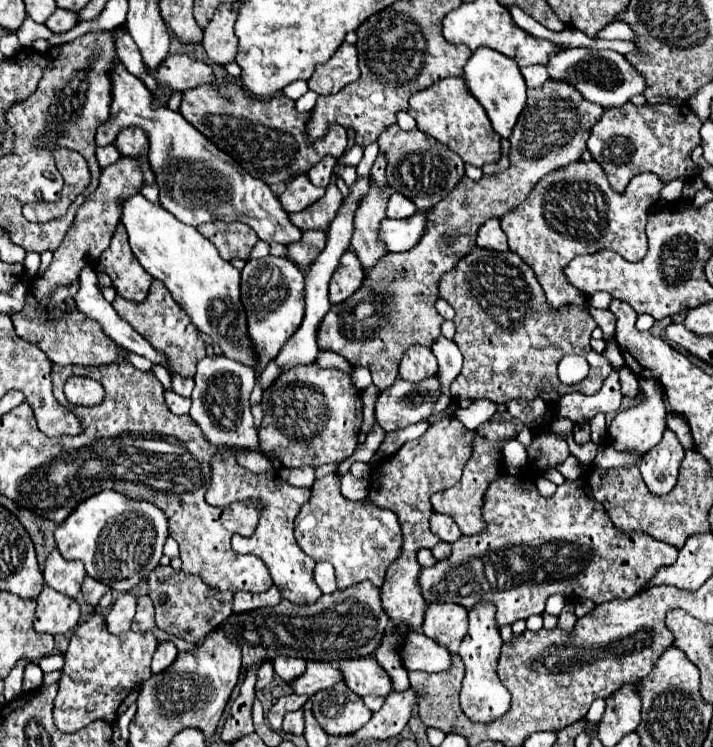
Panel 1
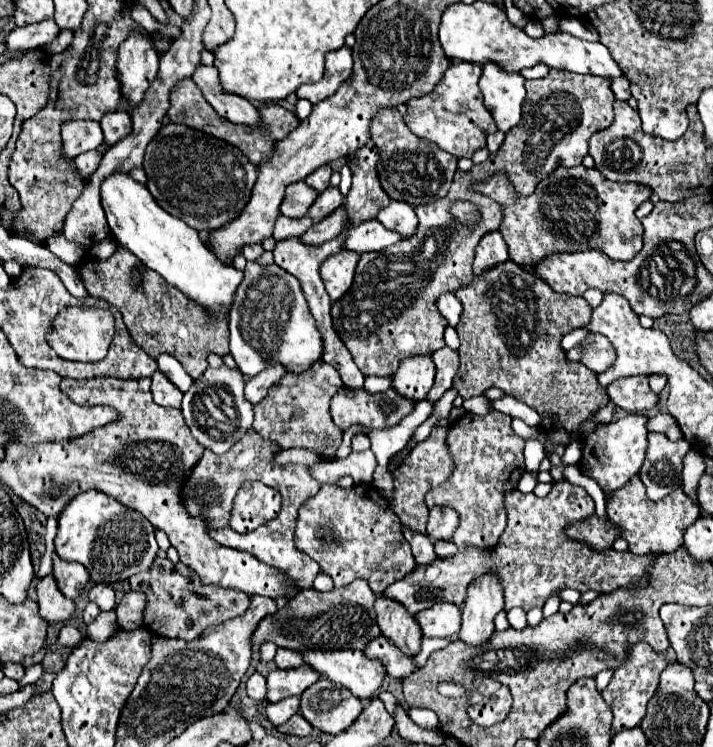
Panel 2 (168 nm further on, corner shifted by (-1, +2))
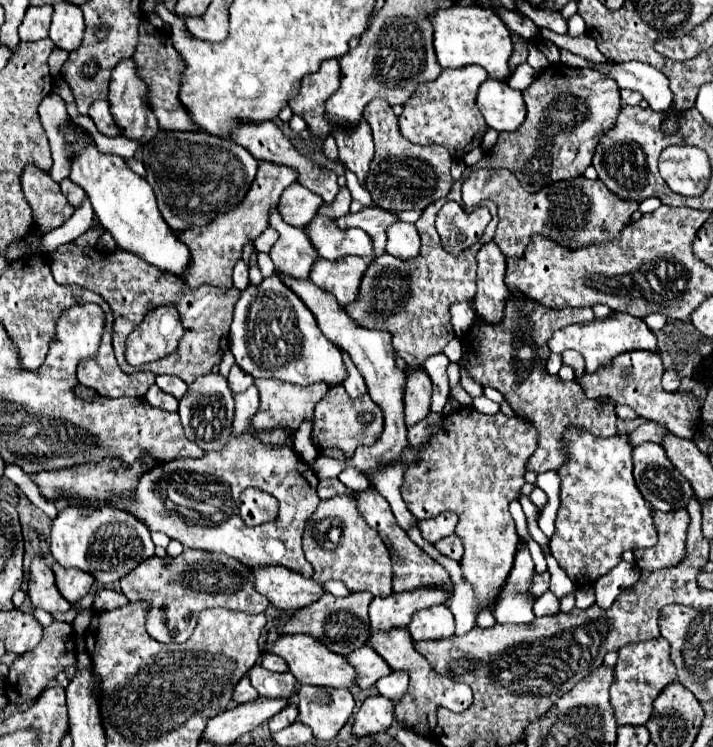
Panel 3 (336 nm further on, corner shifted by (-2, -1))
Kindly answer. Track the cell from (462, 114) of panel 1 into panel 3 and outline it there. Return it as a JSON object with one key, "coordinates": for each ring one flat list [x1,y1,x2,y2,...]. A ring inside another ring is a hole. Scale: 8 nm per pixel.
{"coordinates":[[468,65,456,71,442,71,432,83,420,83,414,95,404,103,404,113,398,117,402,135,418,145,442,145,454,159,462,159,474,147,480,147,482,135,488,129,476,107,476,91,488,79,484,67]]}

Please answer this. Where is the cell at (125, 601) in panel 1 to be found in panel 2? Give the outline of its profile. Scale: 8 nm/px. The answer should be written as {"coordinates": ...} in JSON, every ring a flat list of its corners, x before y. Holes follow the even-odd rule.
{"coordinates":[[111,610,111,612,101,612,101,614,87,626,87,636,89,636,91,640,103,642,103,640,109,640,117,630,119,630,117,614]]}

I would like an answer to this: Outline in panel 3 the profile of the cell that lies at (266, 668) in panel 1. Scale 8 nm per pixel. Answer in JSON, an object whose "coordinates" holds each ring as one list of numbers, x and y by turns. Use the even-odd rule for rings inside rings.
{"coordinates":[[242,677,242,679,238,681,238,685,234,687,232,701,236,701,236,703,248,703,248,701,252,701,252,699,256,699,256,697,258,697,258,693,256,693,256,689,248,683,248,677]]}

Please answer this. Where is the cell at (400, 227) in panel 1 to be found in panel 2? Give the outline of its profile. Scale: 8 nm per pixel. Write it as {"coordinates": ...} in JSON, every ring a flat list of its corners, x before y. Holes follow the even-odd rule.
{"coordinates":[[367,220,363,224,349,226,349,234,347,234,347,250,355,250,359,254,363,252,379,252,385,250,393,244,397,244,399,240,403,240,403,236,395,230,385,228,379,220]]}

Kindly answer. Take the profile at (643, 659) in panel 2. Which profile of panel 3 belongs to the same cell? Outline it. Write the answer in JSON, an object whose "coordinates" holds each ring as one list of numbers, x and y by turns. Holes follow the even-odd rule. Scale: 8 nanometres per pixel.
{"coordinates":[[656,637,650,641,634,643,622,647,618,651,616,663,616,679,610,687,612,707,618,725,644,725,652,715,652,703,662,693,662,689,678,679,676,667,670,659,670,645,664,637]]}

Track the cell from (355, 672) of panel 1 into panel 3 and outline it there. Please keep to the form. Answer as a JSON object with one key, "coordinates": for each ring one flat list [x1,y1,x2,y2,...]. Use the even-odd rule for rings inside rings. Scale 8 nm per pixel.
{"coordinates":[[280,635,274,643,264,643,266,653,274,653,282,657,288,663,290,673,298,679,298,683,308,683,316,687,344,687,344,689,356,689,354,671,348,667,346,659,342,655,336,655,328,651,324,643,310,635]]}

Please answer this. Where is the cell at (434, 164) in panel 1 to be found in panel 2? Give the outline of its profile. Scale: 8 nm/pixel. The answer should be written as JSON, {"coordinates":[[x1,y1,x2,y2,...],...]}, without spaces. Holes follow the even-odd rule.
{"coordinates":[[387,108,387,112,379,112,371,124,371,134,379,150,379,180,389,198,419,206,435,202,449,192,453,174,457,170,457,158,439,146,415,136,397,110]]}

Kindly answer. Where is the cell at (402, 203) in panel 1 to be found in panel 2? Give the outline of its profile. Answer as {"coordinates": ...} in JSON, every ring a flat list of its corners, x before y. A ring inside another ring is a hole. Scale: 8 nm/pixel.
{"coordinates":[[391,202,387,208,383,208,377,216,377,220,391,228,397,230,399,234,403,234,403,238,415,234,417,228,417,216,415,210,411,208,411,204,403,204,403,202]]}

